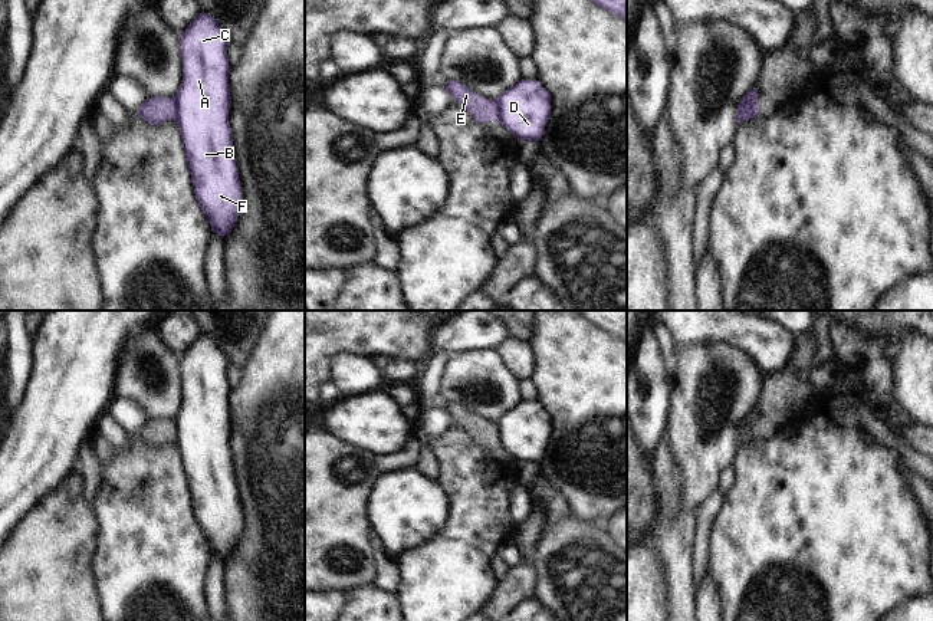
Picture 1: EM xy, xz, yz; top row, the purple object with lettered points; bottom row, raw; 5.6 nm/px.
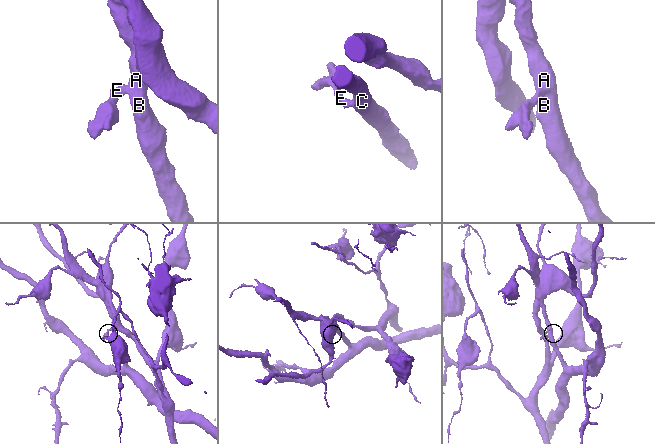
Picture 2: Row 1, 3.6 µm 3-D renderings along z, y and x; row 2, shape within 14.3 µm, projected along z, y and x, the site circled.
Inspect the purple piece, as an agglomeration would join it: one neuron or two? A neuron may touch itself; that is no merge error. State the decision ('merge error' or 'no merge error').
merge error

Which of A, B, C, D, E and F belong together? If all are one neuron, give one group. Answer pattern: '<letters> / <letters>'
A B C D F / E

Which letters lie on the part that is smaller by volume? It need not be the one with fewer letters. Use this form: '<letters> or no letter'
E.

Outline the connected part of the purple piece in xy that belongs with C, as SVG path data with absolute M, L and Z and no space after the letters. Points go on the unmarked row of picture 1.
M201 334L180 358L183 402L173 443L180 451L194 516L221 561L242 533L229 433L229 362L213 338Z

